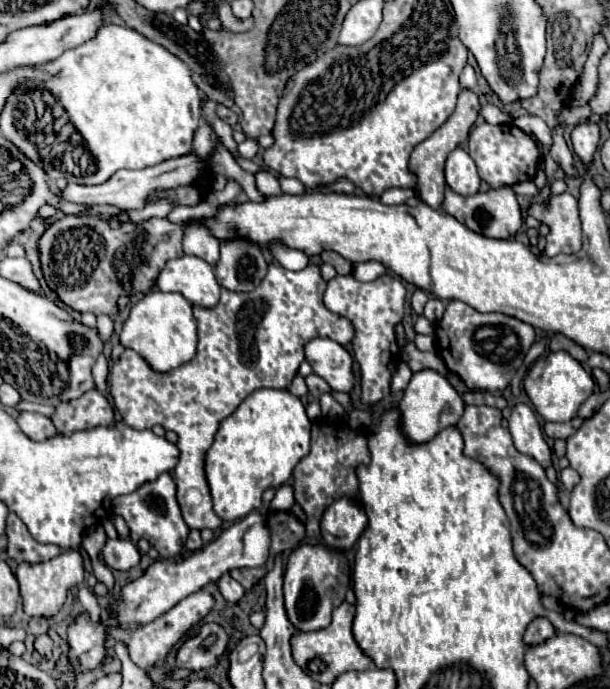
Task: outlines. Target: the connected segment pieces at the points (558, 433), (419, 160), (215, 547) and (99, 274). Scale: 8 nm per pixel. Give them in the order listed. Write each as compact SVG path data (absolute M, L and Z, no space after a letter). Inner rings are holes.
M546 422L546 424L544 424L544 432L546 432L546 436L552 438L552 440L556 440L556 438L566 440L568 436L574 434L574 428L572 428L572 424L568 424L568 422L562 422L562 424Z
M462 88L460 94L458 94L458 104L456 104L456 110L454 114L424 142L420 142L412 156L410 156L410 170L418 176L418 190L420 190L420 198L432 206L432 208L440 208L442 200L444 200L444 188L446 188L446 182L444 182L444 162L446 162L446 156L460 144L468 138L468 130L470 126L476 122L478 118L478 112L480 112L480 102L478 102L478 96L472 92L472 90L466 90Z
M258 510L250 512L248 516L226 528L216 540L206 544L202 550L196 550L186 560L182 562L158 560L144 572L144 576L128 582L122 588L120 600L114 606L114 610L118 610L116 614L120 618L120 624L128 628L152 622L164 612L168 612L172 606L176 606L180 600L184 600L186 596L202 590L208 582L216 582L222 574L234 568L262 566L268 560L268 548L270 548L270 532L266 524L266 514Z
M94 214L66 216L58 222L52 222L40 238L38 248L48 286L54 288L62 302L70 308L78 312L92 312L96 316L116 316L118 296L148 292L166 260L184 256L182 226L176 226L166 218L152 218L142 224L110 228L108 222ZM94 242L102 244L102 252Z

